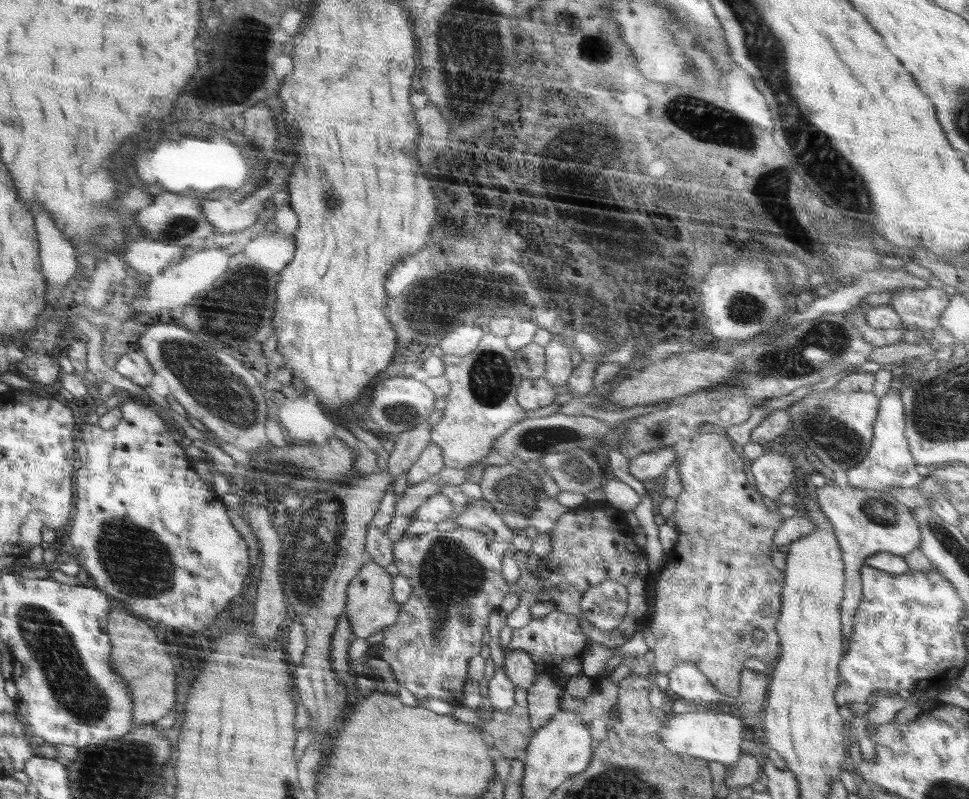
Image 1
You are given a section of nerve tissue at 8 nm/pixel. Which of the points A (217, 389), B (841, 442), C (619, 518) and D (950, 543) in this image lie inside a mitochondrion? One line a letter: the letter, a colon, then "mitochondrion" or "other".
A: mitochondrion
B: mitochondrion
C: other
D: mitochondrion

